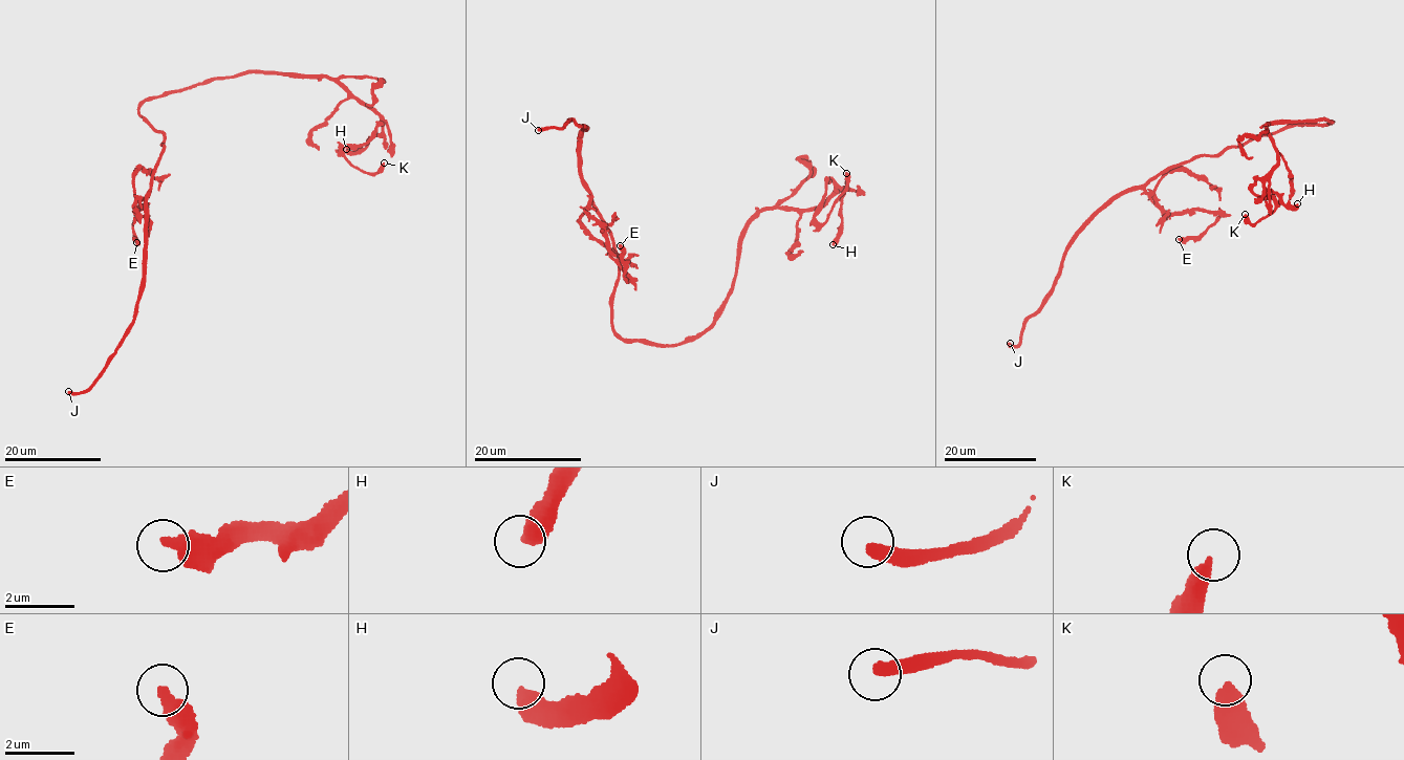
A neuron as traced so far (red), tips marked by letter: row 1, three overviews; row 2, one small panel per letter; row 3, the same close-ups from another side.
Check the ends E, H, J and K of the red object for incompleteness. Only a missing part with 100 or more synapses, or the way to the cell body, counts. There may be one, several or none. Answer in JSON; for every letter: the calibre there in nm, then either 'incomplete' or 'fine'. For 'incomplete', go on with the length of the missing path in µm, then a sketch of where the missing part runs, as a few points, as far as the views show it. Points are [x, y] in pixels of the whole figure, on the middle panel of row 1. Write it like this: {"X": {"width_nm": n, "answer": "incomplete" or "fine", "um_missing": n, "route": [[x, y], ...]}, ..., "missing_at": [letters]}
{"E": {"width_nm": 400, "answer": "fine"}, "H": {"width_nm": 440, "answer": "fine"}, "J": {"width_nm": 400, "answer": "fine"}, "K": {"width_nm": 400, "answer": "fine"}, "missing_at": []}

